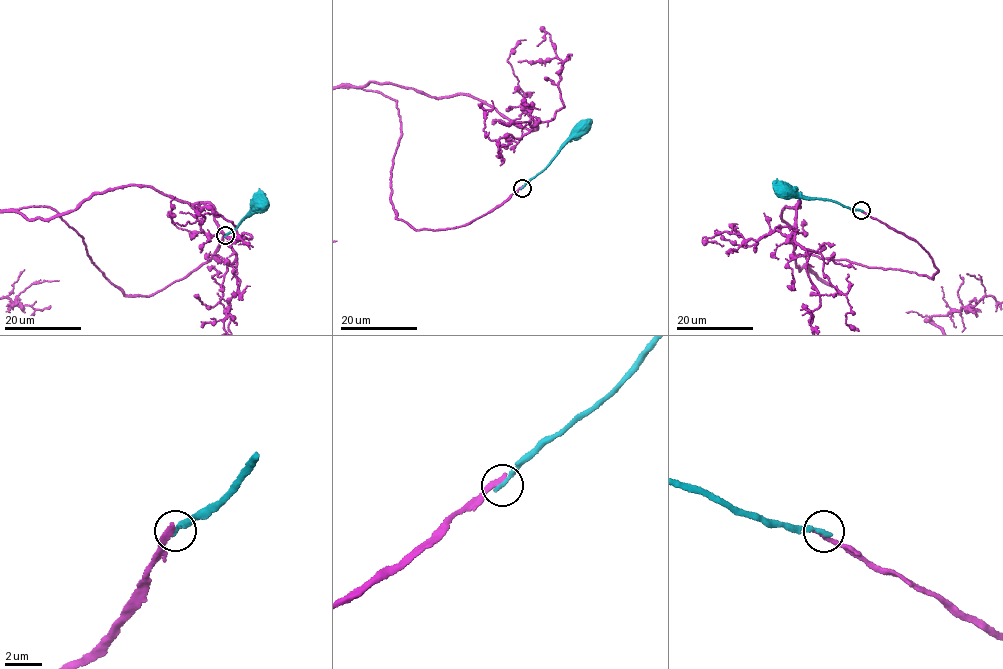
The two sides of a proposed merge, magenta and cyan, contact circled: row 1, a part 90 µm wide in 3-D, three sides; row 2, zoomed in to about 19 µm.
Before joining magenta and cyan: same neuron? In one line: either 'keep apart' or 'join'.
keep apart

